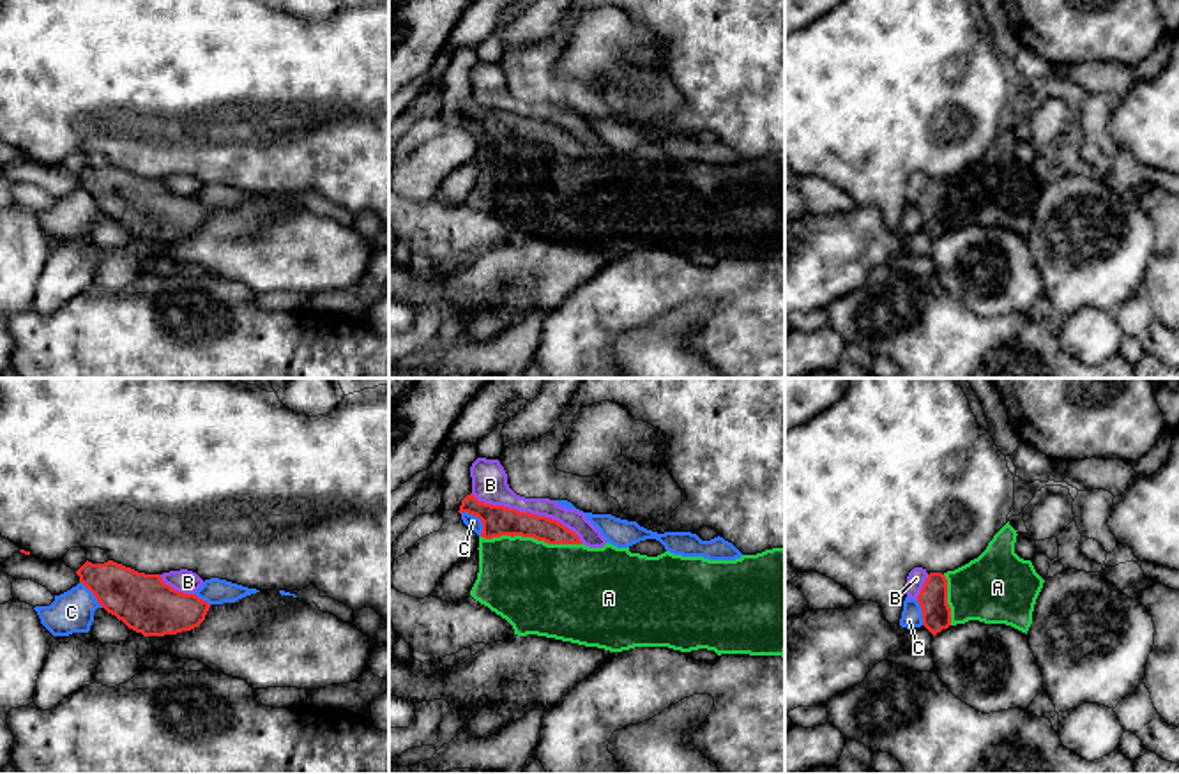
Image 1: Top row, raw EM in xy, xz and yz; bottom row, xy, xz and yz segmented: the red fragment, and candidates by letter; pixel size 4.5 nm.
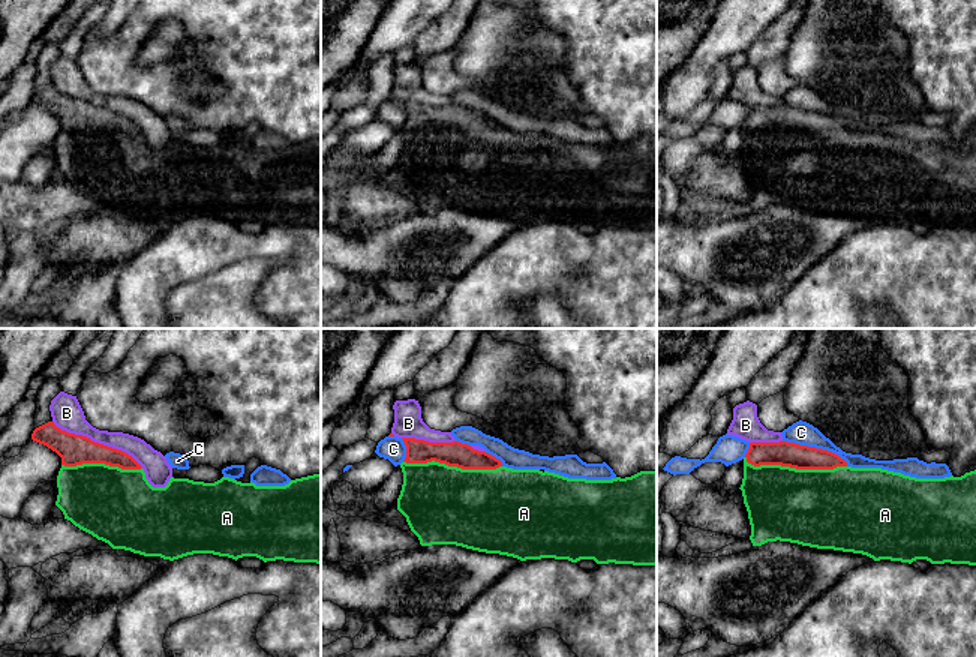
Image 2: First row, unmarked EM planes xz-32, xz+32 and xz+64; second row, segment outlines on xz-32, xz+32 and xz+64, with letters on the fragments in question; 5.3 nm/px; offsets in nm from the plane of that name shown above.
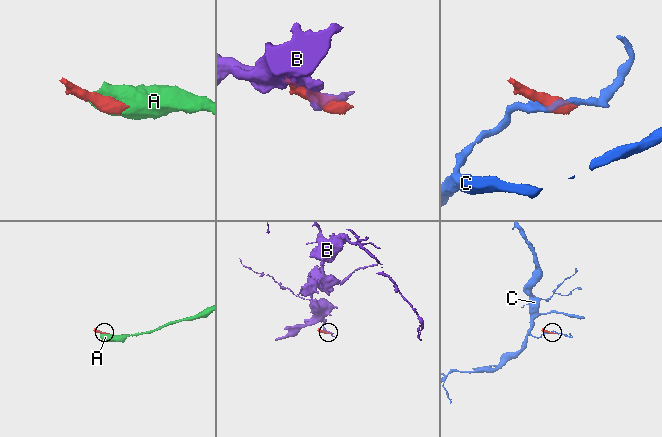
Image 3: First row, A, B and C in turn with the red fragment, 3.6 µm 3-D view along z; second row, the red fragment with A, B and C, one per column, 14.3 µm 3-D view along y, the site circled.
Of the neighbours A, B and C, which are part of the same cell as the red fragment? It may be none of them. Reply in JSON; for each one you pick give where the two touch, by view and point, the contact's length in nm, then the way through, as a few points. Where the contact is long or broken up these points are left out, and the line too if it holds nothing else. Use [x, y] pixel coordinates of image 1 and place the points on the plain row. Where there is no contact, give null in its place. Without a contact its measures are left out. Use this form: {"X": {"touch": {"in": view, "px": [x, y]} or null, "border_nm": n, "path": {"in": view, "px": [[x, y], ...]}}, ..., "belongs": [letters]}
{"A": {"touch": {"in": "xz", "px": [531, 140]}, "border_nm": 460}, "belongs": ["A"]}

